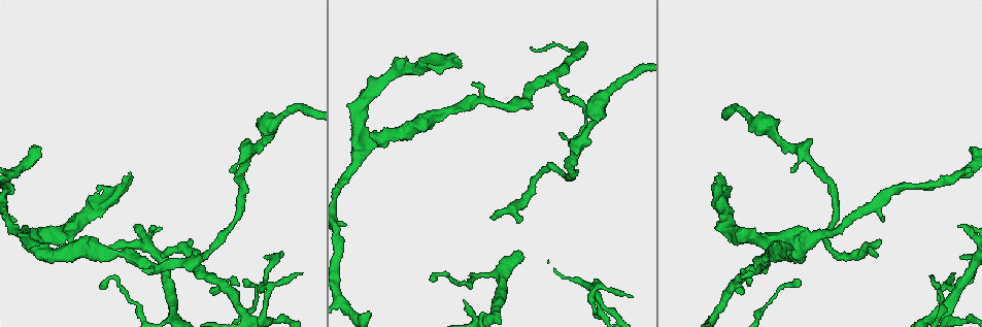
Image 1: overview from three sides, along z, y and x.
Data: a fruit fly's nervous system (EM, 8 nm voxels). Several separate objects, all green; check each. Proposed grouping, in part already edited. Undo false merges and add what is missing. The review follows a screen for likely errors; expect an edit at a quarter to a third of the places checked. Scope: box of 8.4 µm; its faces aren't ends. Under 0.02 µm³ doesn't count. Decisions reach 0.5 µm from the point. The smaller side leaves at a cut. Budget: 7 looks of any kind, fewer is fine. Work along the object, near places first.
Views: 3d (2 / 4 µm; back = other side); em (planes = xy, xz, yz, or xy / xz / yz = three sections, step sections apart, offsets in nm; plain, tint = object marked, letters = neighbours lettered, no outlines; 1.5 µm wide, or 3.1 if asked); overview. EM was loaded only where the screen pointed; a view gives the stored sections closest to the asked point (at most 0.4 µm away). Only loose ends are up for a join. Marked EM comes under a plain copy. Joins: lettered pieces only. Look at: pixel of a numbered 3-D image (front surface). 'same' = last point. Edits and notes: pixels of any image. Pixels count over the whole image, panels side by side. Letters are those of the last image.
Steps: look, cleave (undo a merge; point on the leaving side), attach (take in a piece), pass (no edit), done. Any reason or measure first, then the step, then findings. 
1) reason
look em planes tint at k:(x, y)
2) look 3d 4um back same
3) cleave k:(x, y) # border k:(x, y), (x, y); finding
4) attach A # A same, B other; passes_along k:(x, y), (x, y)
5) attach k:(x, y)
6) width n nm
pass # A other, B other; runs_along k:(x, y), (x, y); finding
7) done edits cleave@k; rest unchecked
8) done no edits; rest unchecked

tapers out
look 3d 2um at 1:(631, 296)

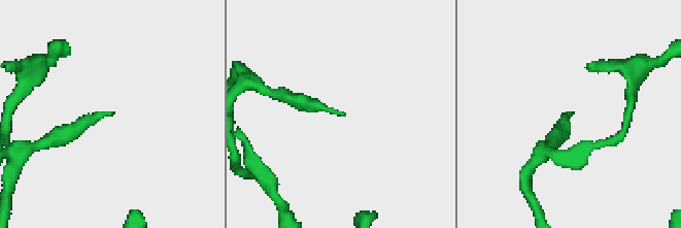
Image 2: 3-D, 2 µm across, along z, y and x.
look em planes letters at 2:(574, 112)

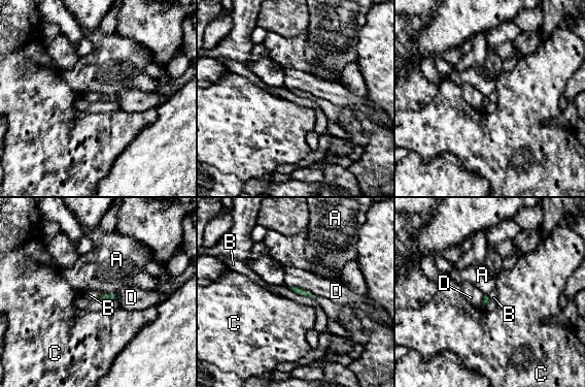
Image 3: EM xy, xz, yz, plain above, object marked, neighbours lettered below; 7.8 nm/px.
pass # A other, B other, C other, D other; border 3:(287, 287), (299, 294), (313, 297); no lettered piece goes on from it

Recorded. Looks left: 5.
end of a long branch
look em xz step 8 tint at 1:(492, 218)

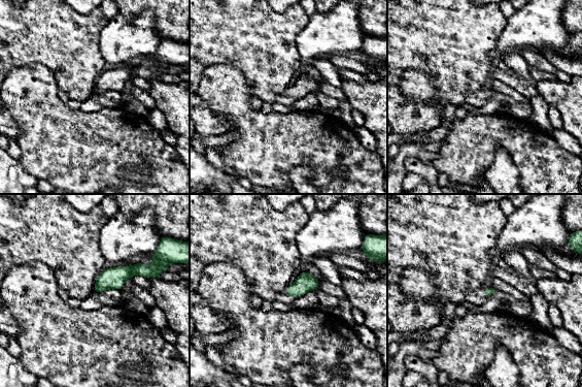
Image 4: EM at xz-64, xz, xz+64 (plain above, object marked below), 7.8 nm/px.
cut it another way
look em planes letters same

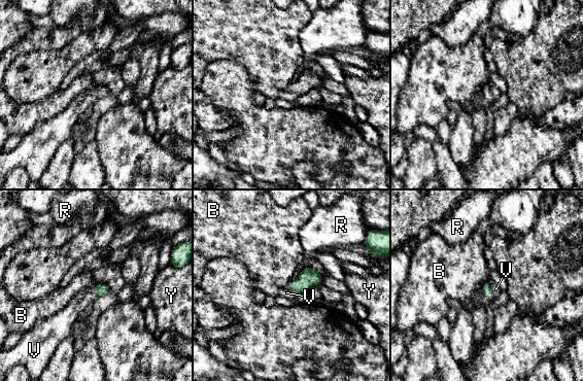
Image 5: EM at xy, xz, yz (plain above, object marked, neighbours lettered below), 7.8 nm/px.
attach V # B other, R other, V same, Y other; passes_along 5:(100, 289), (94, 290), (84, 297); the neuron continues

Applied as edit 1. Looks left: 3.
done edits attach@5; rest unchecked

